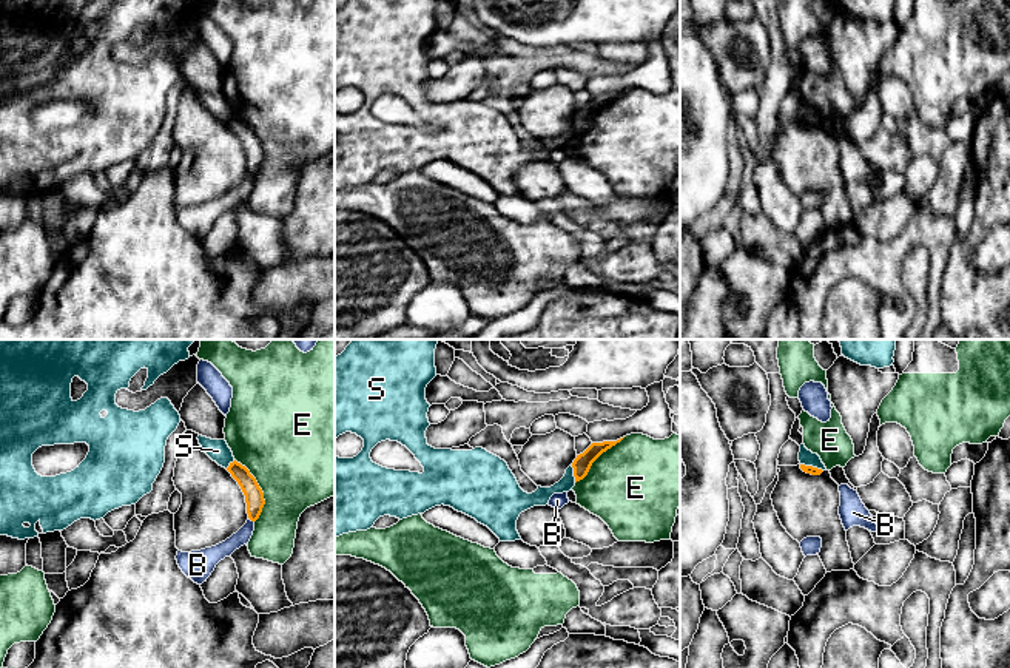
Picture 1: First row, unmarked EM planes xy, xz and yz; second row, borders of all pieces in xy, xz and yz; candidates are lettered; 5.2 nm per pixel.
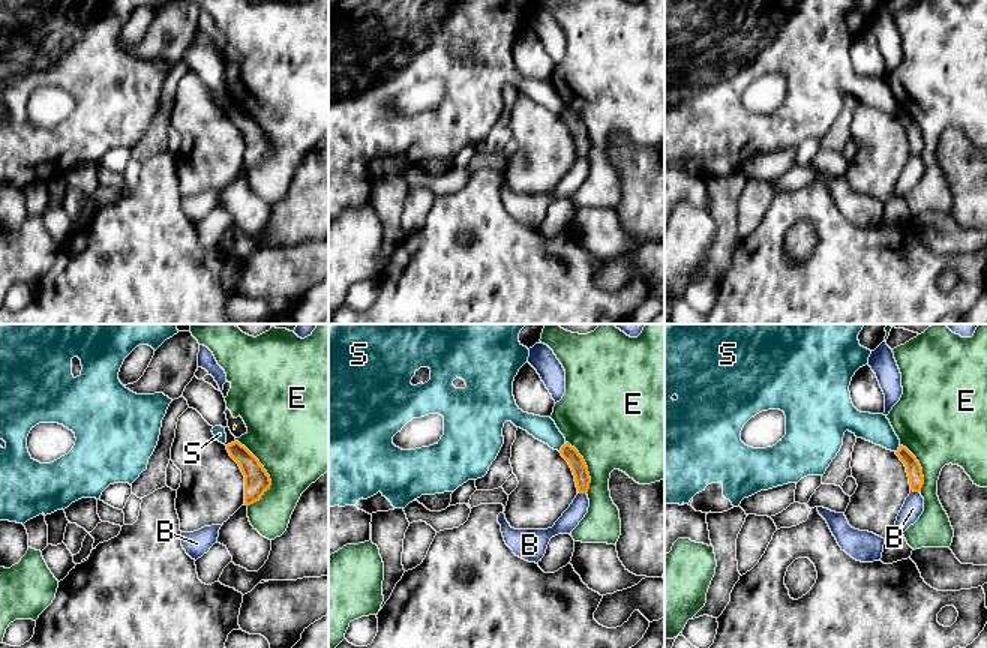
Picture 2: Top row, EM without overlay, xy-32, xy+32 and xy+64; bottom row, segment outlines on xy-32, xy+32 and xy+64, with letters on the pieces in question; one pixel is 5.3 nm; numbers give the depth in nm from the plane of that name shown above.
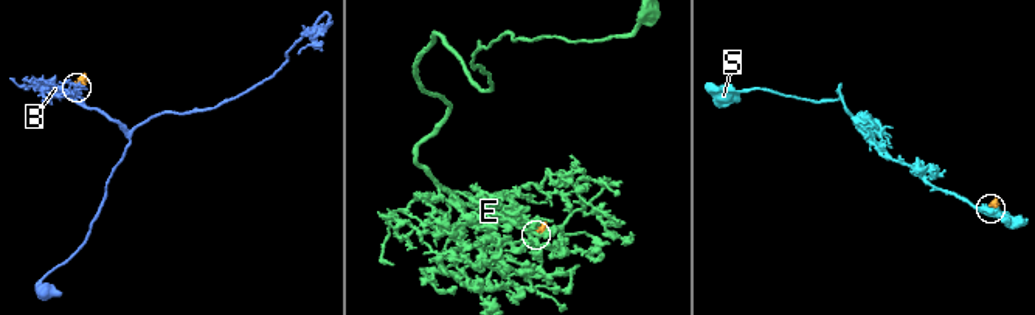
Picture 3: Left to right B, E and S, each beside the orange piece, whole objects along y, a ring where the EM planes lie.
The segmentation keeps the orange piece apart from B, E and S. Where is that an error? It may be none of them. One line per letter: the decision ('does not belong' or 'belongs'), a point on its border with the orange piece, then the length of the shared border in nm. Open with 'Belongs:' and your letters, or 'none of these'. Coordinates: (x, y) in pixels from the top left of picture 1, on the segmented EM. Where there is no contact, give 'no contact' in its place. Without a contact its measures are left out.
Belongs: none of these
B: does not belong; meets orange in xy at (252, 520); contact 40 nm long
E: does not belong; meets orange in xy at (261, 489); contact 360 nm long
S: does not belong; meets orange in yz at (811, 466); contact 130 nm long

